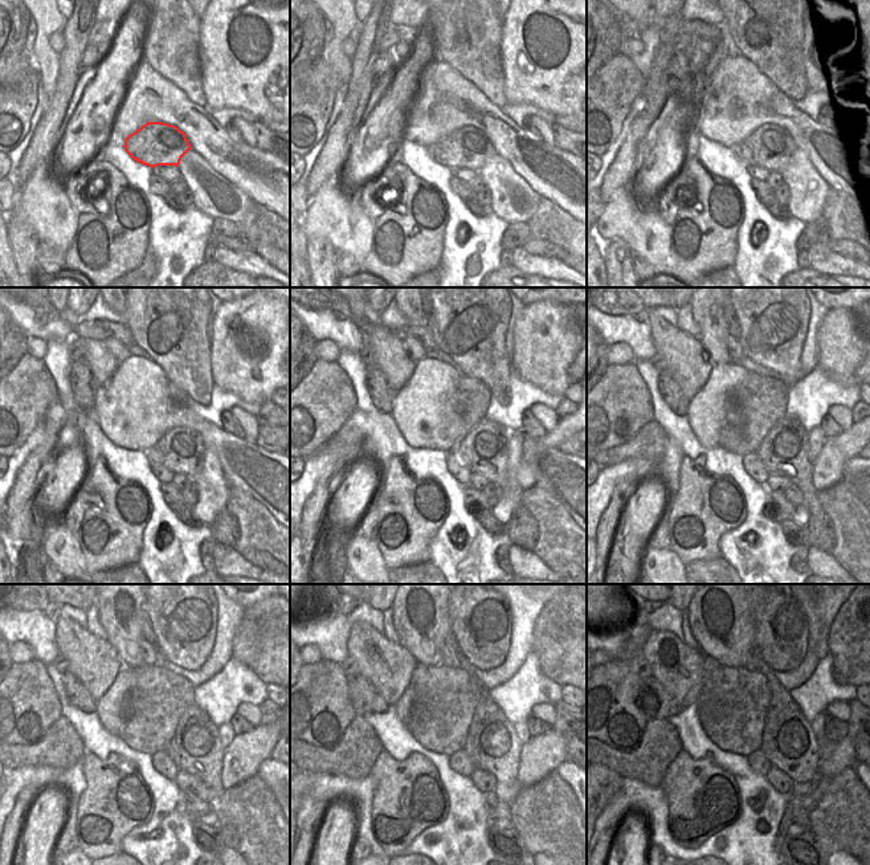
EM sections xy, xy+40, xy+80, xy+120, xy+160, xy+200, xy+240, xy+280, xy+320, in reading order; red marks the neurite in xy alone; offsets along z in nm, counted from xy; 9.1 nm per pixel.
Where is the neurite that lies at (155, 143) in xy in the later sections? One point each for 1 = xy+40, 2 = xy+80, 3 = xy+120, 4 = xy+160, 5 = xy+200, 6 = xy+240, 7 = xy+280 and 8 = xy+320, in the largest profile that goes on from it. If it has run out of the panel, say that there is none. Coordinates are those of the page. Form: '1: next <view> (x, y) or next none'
1: next xy+40 (469, 147)
2: next xy+80 (770, 147)
3: next xy+120 (180, 449)
4: next xy+160 (483, 449)
5: next xy+200 (783, 452)
6: next xy+240 (195, 747)
7: next xy+280 (491, 743)
8: next xy+320 (788, 742)

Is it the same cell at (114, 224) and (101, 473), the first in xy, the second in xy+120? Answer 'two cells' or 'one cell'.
one cell

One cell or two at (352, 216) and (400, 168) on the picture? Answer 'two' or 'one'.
two

